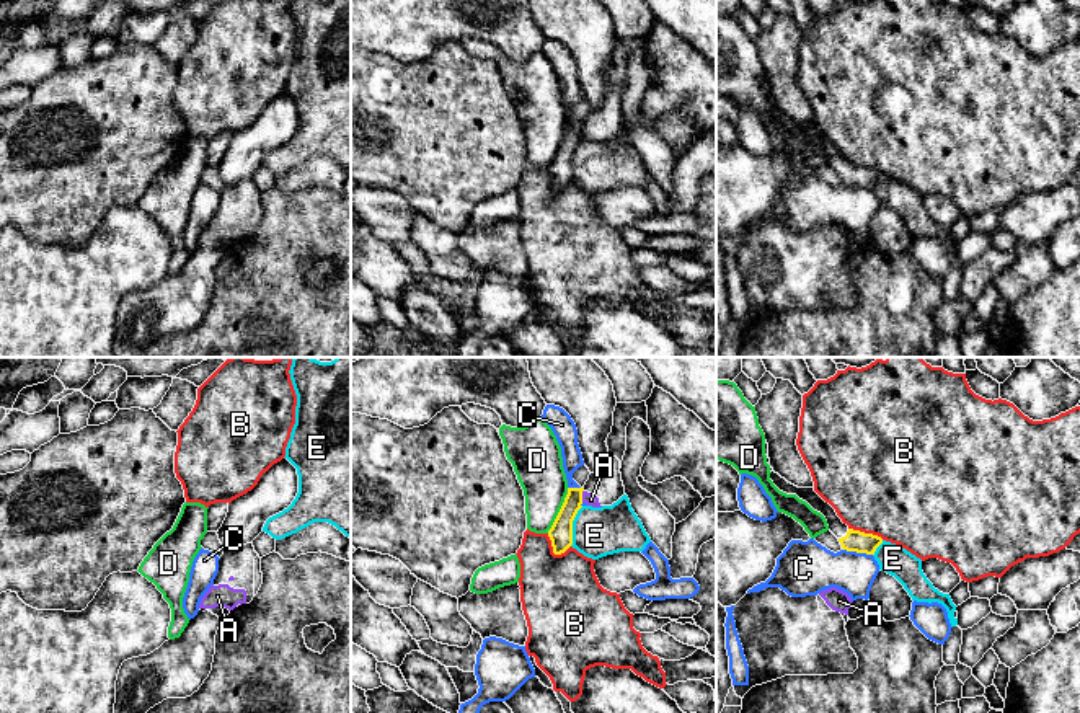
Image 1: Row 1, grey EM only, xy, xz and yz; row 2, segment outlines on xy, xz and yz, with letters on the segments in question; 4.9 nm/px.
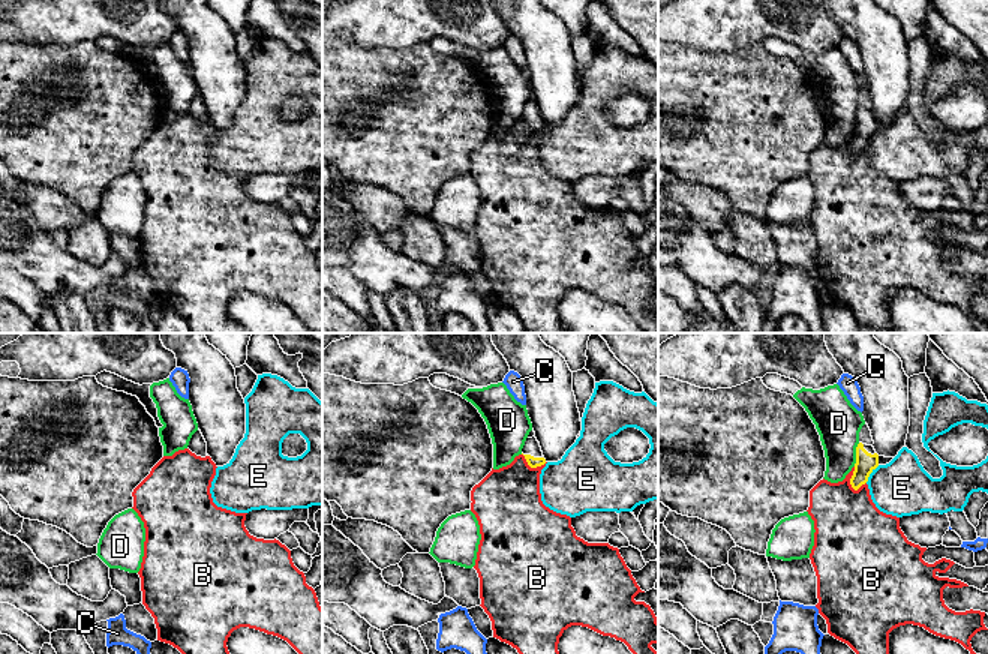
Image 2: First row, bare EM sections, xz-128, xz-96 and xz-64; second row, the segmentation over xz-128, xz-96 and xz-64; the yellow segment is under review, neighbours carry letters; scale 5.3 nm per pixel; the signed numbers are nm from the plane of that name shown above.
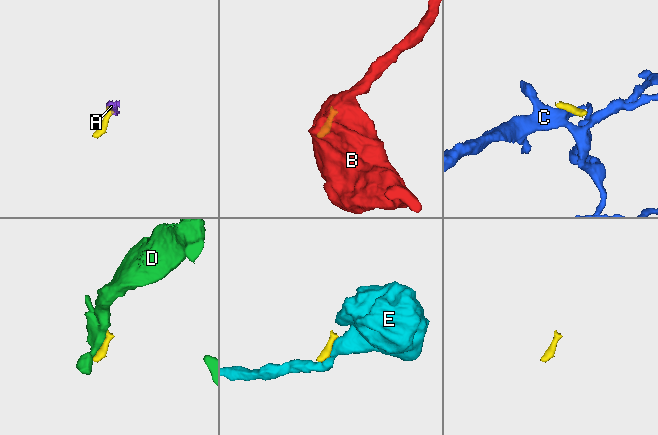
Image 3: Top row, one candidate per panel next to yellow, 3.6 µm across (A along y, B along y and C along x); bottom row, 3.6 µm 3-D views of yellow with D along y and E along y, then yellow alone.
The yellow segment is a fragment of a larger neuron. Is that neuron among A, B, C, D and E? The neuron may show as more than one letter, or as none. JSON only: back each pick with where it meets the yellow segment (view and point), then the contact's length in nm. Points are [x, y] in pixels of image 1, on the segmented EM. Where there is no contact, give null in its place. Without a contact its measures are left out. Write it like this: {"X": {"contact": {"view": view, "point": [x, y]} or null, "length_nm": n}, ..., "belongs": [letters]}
{"belongs": []}

